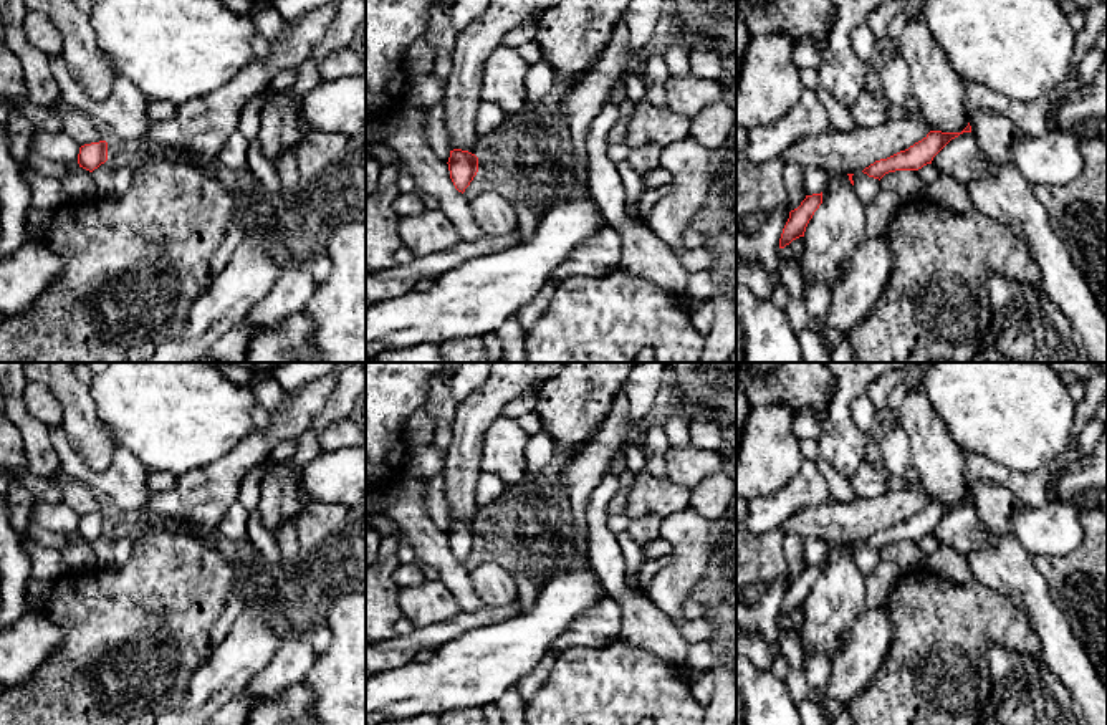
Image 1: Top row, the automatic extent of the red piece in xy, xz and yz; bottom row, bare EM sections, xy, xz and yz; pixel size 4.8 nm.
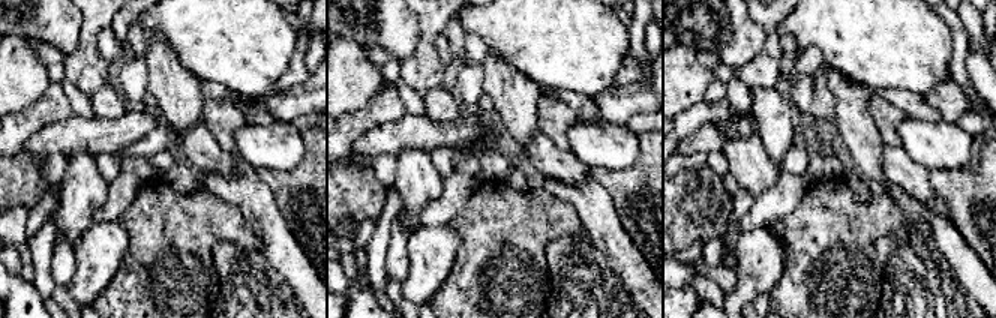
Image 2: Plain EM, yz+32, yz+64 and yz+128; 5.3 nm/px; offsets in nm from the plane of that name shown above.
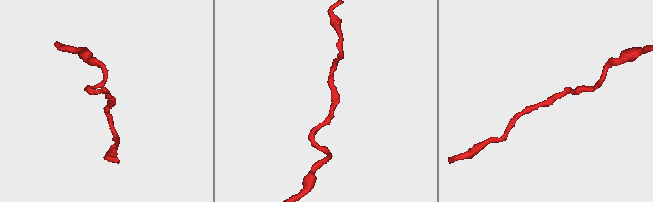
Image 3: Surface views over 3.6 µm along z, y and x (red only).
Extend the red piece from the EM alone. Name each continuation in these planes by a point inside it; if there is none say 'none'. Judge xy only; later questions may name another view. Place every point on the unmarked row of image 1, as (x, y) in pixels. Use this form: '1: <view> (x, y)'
none

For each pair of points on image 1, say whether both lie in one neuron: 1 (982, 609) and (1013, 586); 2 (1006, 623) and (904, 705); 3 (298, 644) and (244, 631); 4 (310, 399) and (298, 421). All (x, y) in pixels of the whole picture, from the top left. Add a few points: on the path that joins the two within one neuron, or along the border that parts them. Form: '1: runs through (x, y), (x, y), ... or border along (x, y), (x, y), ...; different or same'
1: border along (973, 578), (1001, 593), (1028, 623); different
2: runs through (980, 631), (929, 679); same
3: border along (282, 639), (273, 657), (258, 672); different
4: runs through (305, 404), (298, 416); same

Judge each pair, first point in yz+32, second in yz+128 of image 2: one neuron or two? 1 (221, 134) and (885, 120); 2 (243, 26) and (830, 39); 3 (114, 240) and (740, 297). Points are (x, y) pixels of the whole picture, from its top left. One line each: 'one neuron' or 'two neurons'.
1: one neuron
2: one neuron
3: one neuron

